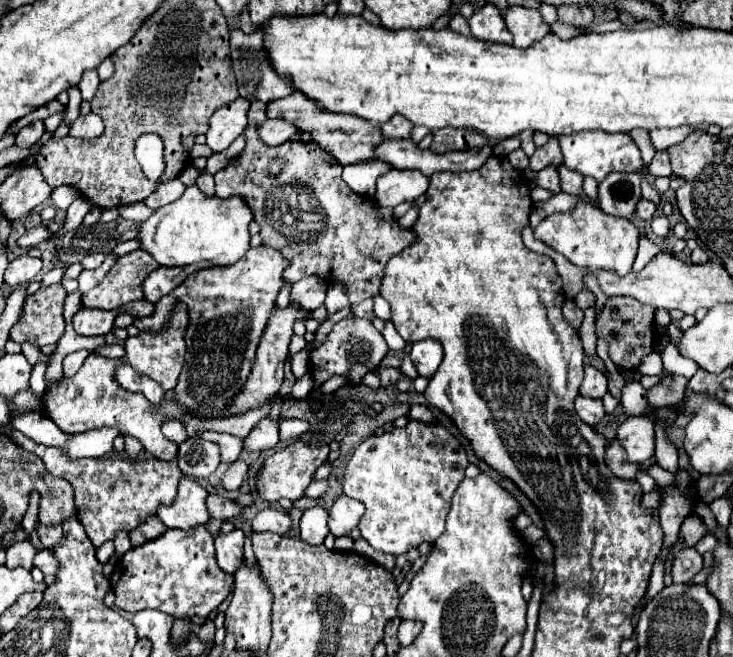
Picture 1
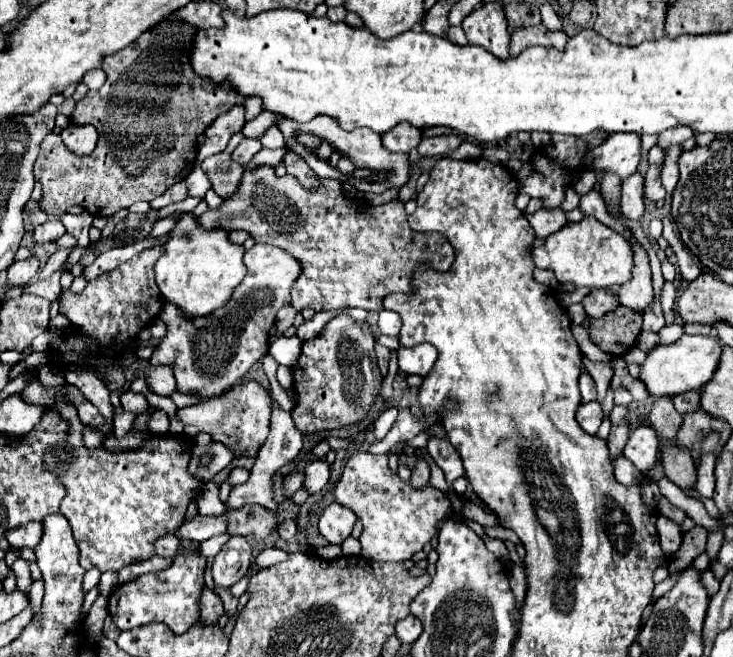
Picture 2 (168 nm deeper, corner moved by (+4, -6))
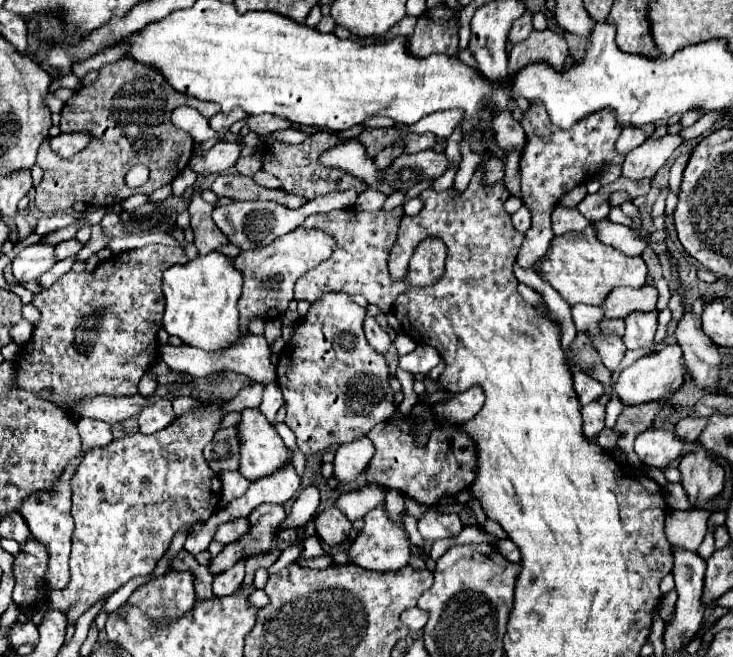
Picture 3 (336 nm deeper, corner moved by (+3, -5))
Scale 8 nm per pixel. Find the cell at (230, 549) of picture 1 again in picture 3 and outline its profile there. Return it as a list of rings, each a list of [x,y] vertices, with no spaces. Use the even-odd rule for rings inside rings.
[[[246,558],[238,560],[232,568],[228,568],[226,572],[220,572],[214,576],[214,594],[216,596],[228,596],[228,594],[234,594],[240,584],[242,584],[242,578],[244,578],[244,562]]]

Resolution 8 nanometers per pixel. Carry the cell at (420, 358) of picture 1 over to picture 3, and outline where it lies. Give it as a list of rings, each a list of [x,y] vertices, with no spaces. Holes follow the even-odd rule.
[[[416,346],[414,352],[400,356],[398,368],[412,374],[428,374],[440,362],[440,354],[432,346]]]

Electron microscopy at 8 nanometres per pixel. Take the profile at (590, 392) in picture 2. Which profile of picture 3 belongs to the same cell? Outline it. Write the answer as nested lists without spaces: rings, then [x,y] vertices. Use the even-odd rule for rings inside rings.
[[[574,368],[574,388],[582,406],[592,400],[598,400],[604,394],[604,384],[598,384],[598,380],[588,376],[580,368]]]

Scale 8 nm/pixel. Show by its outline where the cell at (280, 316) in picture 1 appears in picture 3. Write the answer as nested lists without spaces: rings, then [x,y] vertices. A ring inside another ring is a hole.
[[[246,408],[240,414],[242,420],[236,424],[240,438],[240,472],[248,480],[258,480],[260,476],[276,472],[288,454],[276,428],[260,408]]]

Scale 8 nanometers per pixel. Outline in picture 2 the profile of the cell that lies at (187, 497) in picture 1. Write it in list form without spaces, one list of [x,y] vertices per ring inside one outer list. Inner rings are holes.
[[[197,515],[195,519],[191,521],[185,521],[177,535],[179,537],[185,537],[185,539],[193,539],[193,541],[207,541],[215,535],[223,535],[227,533],[227,517],[225,515],[219,515],[219,517],[201,517]]]

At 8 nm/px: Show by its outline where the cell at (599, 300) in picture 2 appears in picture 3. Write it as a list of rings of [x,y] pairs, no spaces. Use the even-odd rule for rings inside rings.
[[[654,286],[644,288],[614,288],[602,302],[604,318],[624,318],[634,310],[652,310],[658,300],[658,290]]]

